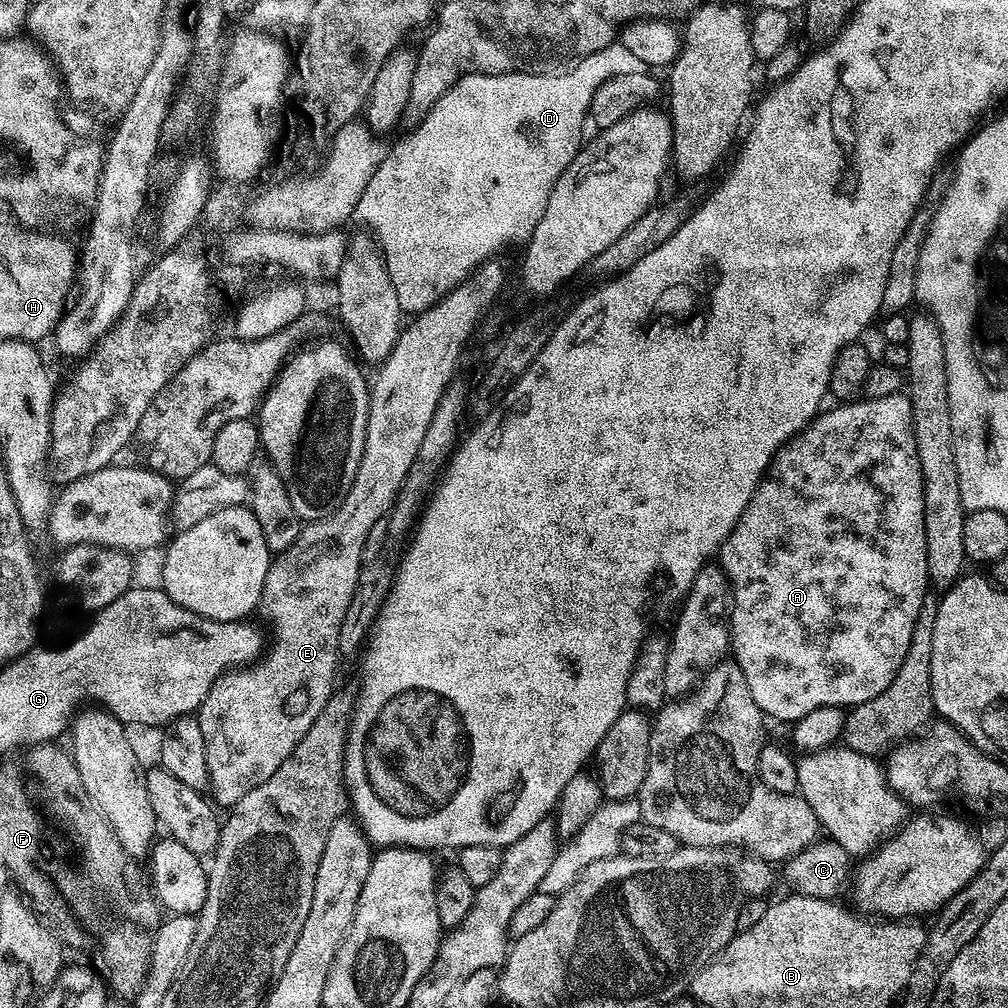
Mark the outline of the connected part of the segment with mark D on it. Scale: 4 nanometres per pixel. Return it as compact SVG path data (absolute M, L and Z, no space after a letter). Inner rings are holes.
M619 42L607 44L602 50L590 54L586 58L577 60L567 70L556 76L535 76L525 72L503 72L502 74L470 74L464 76L415 125L413 132L408 132L392 149L384 152L384 161L374 170L374 178L366 182L366 190L362 190L362 198L358 198L358 206L354 210L352 220L365 224L376 235L375 243L384 258L384 265L390 274L390 282L394 282L394 294L398 294L398 306L401 313L419 314L430 306L434 306L443 296L450 294L462 281L471 276L481 264L493 259L499 248L512 244L515 240L523 241L531 236L536 223L542 218L546 210L546 202L550 198L556 180L568 168L568 164L576 157L581 147L580 127L584 124L584 115L596 96L596 91L604 83L611 81L618 74L646 74L650 70L646 62L641 62L626 46Z

